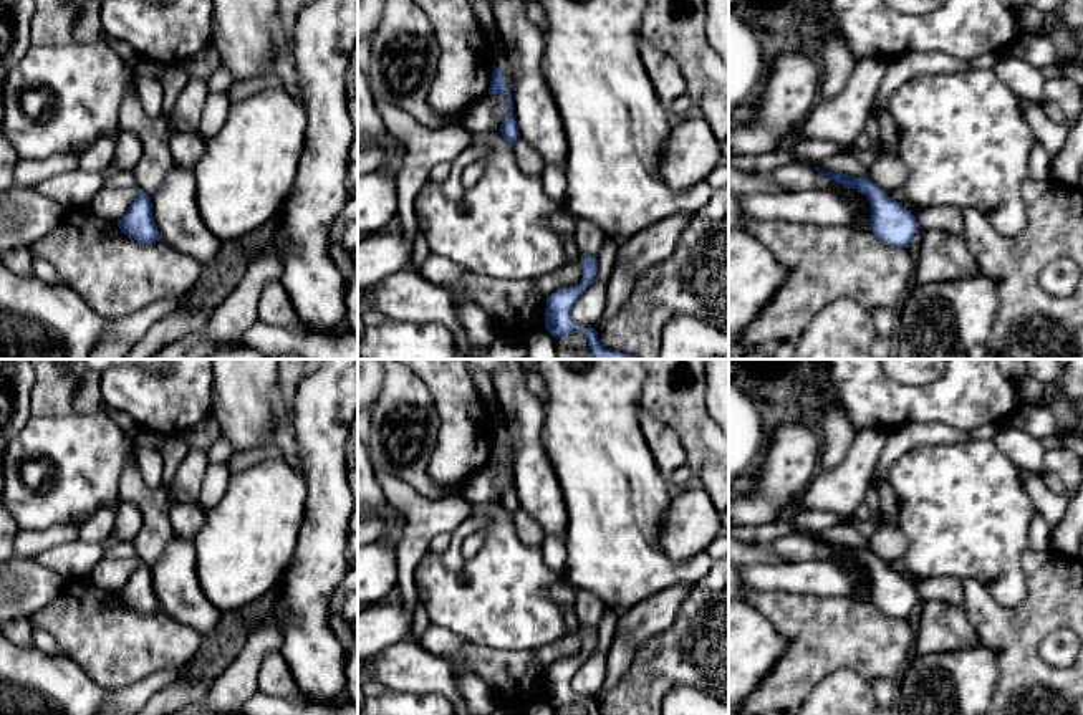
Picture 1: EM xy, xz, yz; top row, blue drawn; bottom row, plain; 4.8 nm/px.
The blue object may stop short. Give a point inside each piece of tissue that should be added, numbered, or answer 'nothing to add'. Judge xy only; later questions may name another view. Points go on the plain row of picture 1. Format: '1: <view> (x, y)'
nothing to add

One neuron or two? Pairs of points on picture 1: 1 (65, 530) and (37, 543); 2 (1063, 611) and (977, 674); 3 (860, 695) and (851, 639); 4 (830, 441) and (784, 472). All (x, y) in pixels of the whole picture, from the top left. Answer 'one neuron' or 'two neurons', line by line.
1: one neuron
2: two neurons
3: two neurons
4: two neurons

